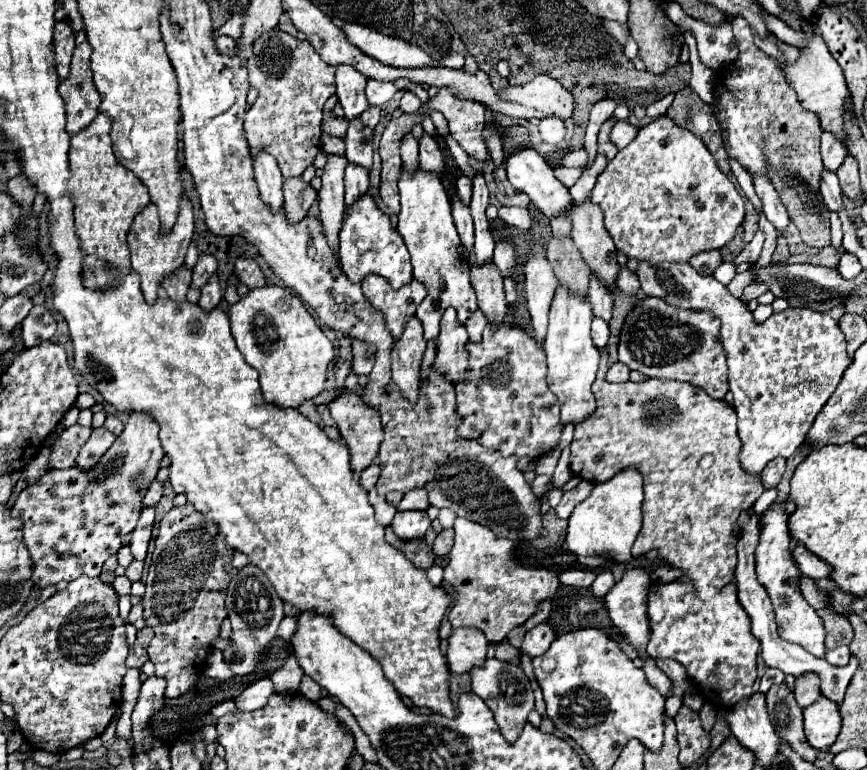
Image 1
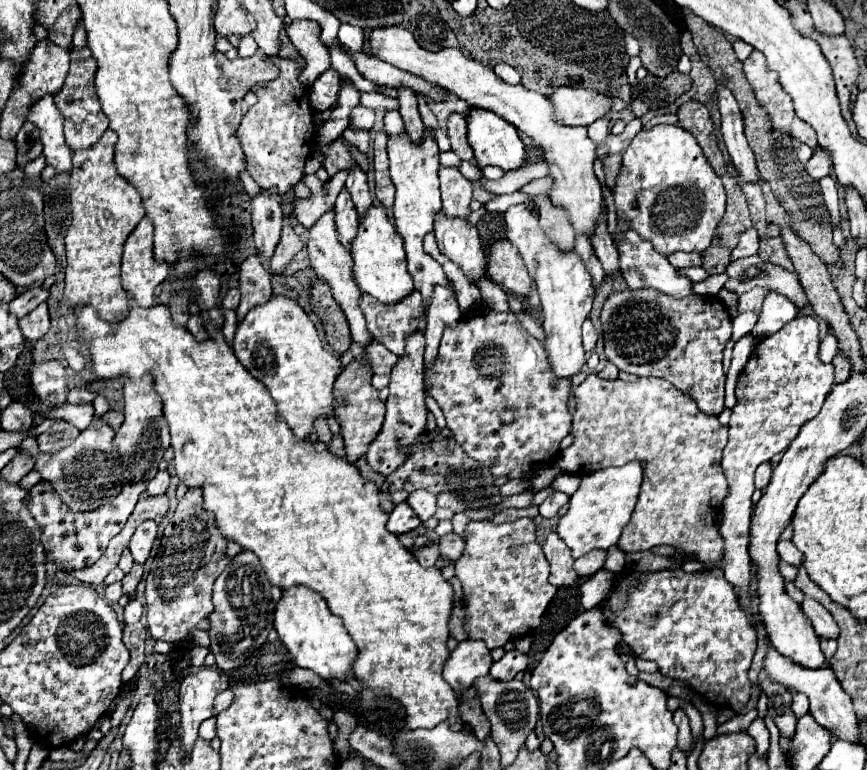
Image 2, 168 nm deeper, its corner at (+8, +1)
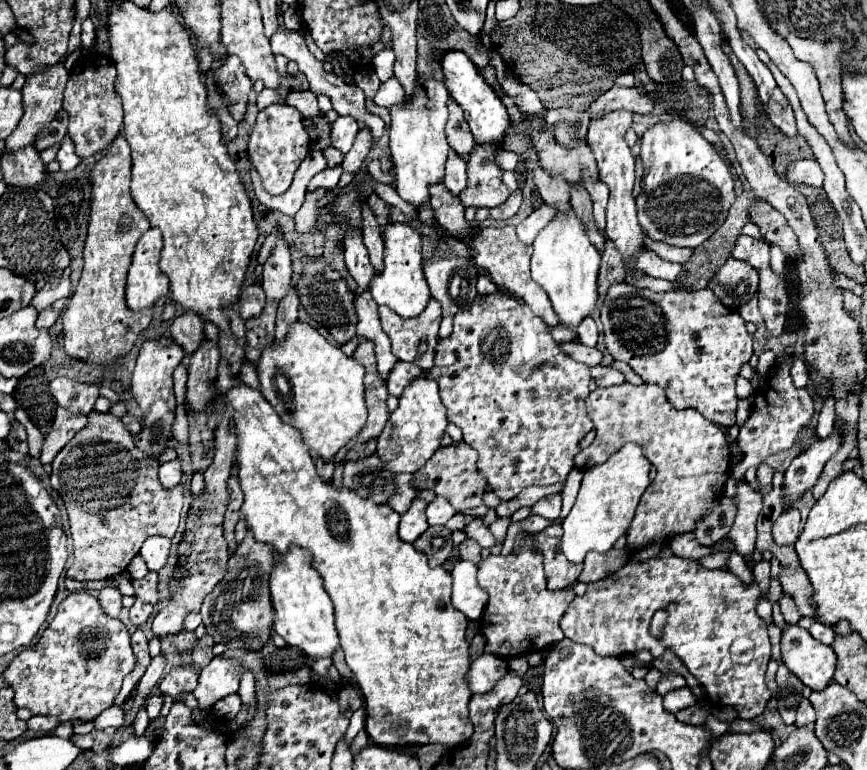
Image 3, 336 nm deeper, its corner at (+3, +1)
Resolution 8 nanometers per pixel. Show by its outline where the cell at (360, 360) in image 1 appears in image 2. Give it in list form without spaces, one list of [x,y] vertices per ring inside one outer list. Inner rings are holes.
[[[372,342],[368,348],[364,348],[364,352],[368,354],[368,358],[372,362],[372,368],[374,368],[372,386],[378,388],[378,390],[386,388],[390,384],[390,372],[394,368],[394,364],[398,362],[398,358],[378,342]]]

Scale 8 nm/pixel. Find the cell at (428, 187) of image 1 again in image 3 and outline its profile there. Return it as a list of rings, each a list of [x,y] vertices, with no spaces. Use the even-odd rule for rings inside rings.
[[[427,76],[417,80],[417,92],[413,100],[407,100],[403,106],[391,108],[389,148],[397,172],[395,190],[415,208],[429,204],[429,186],[439,184],[445,176],[445,160],[449,152],[449,142],[445,136],[447,100],[449,92],[445,84]]]

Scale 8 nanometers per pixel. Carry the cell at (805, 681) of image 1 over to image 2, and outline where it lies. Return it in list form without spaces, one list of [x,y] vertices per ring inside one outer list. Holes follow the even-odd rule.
[[[794,694],[792,710],[794,710],[794,716],[798,716],[798,718],[808,714],[808,698],[804,694]]]

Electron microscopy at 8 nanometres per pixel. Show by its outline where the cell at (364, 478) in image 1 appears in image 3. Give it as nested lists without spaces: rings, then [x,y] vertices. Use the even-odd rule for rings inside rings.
[[[421,372],[409,382],[399,398],[399,406],[391,412],[381,436],[377,438],[377,456],[389,472],[417,472],[441,446],[441,436],[445,434],[447,416],[445,406],[439,400],[437,382],[427,378],[427,372]]]

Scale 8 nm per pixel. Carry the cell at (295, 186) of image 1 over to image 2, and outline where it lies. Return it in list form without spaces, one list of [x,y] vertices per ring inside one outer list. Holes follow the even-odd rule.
[[[288,204],[282,206],[284,212],[284,228],[282,228],[282,238],[280,244],[276,248],[276,254],[270,260],[270,274],[278,276],[284,272],[284,268],[290,264],[290,260],[294,258],[294,254],[298,254],[304,248],[304,242],[300,240],[300,236],[294,234],[292,230],[292,208],[288,208]]]

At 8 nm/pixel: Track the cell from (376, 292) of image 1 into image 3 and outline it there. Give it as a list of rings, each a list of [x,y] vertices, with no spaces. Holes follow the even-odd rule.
[[[431,298],[427,308],[421,312],[421,316],[415,316],[409,320],[403,320],[387,306],[379,306],[379,320],[381,320],[381,328],[391,338],[393,354],[399,360],[415,362],[423,370],[429,370],[433,366],[433,356],[435,356],[435,346],[437,346],[437,330],[439,330],[439,322],[441,322],[441,304],[437,304],[437,300]]]

